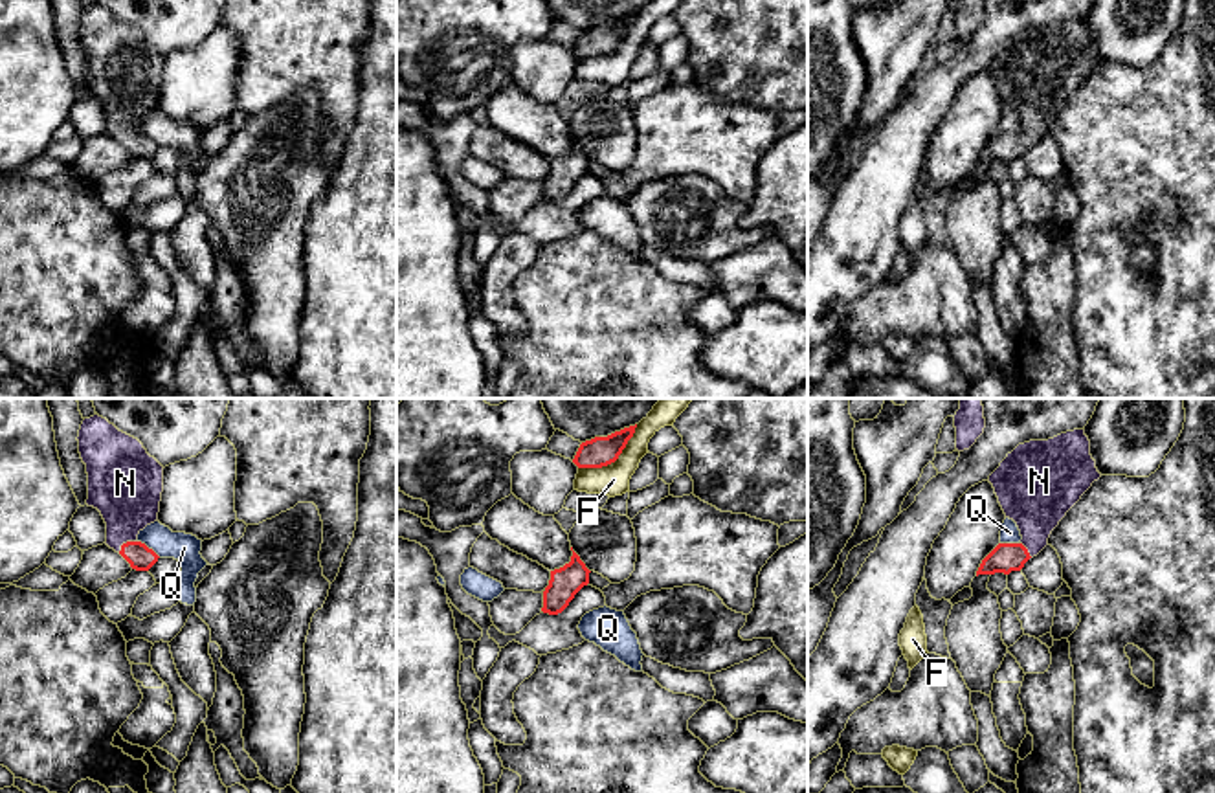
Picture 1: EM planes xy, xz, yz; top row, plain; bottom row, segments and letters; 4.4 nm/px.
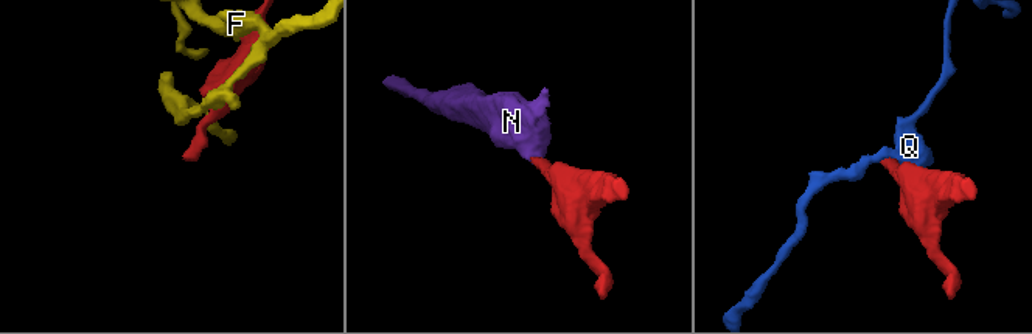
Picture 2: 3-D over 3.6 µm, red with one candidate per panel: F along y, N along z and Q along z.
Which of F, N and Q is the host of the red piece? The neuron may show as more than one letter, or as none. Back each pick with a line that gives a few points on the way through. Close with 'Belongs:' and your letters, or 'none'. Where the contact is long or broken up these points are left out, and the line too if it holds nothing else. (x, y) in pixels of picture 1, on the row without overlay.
N: Path across: xy (138, 144), (127, 131), (125, 74)
Belongs: N

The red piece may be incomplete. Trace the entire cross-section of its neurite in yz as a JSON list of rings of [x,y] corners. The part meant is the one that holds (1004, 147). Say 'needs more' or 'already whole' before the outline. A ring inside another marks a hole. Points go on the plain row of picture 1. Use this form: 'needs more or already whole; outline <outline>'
needs more; outline [[[1085,18],[1019,33],[987,70],[1022,128],[998,132],[982,149],[976,165],[1020,160],[1048,134],[1052,119],[1099,66]]]

